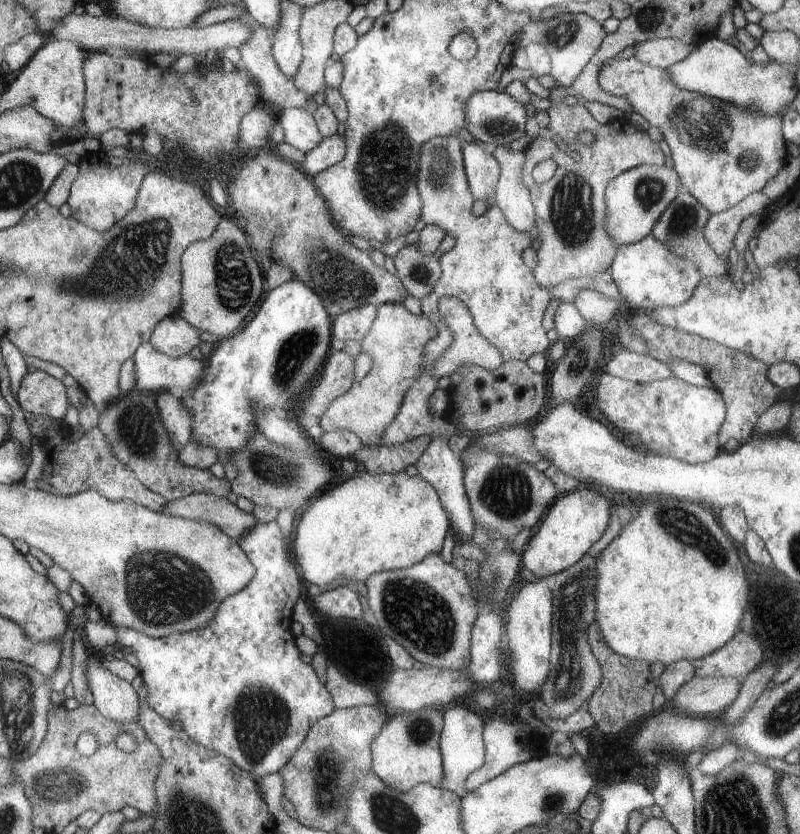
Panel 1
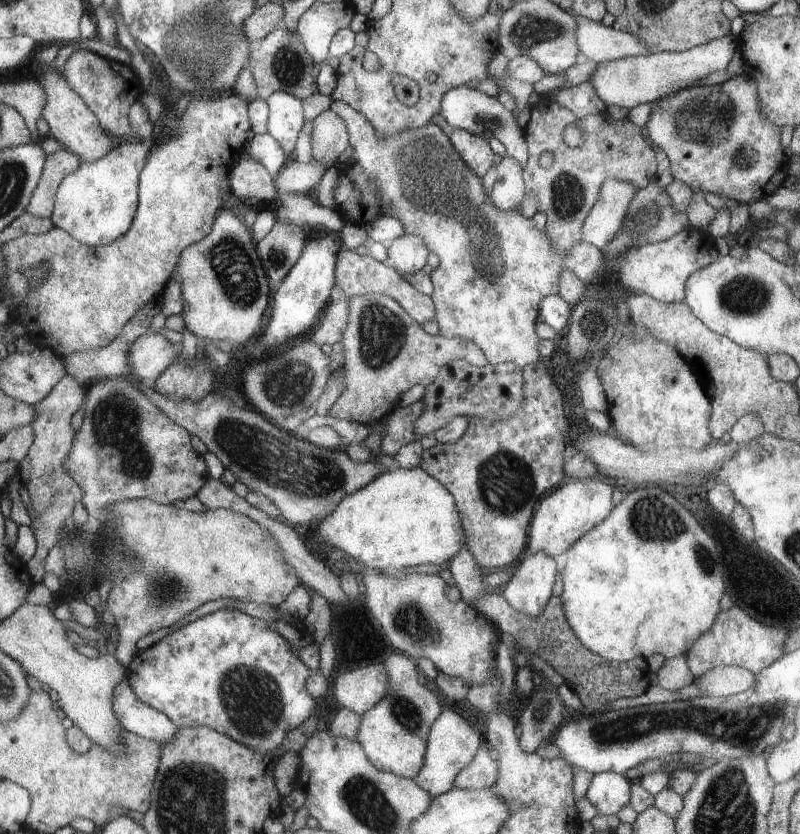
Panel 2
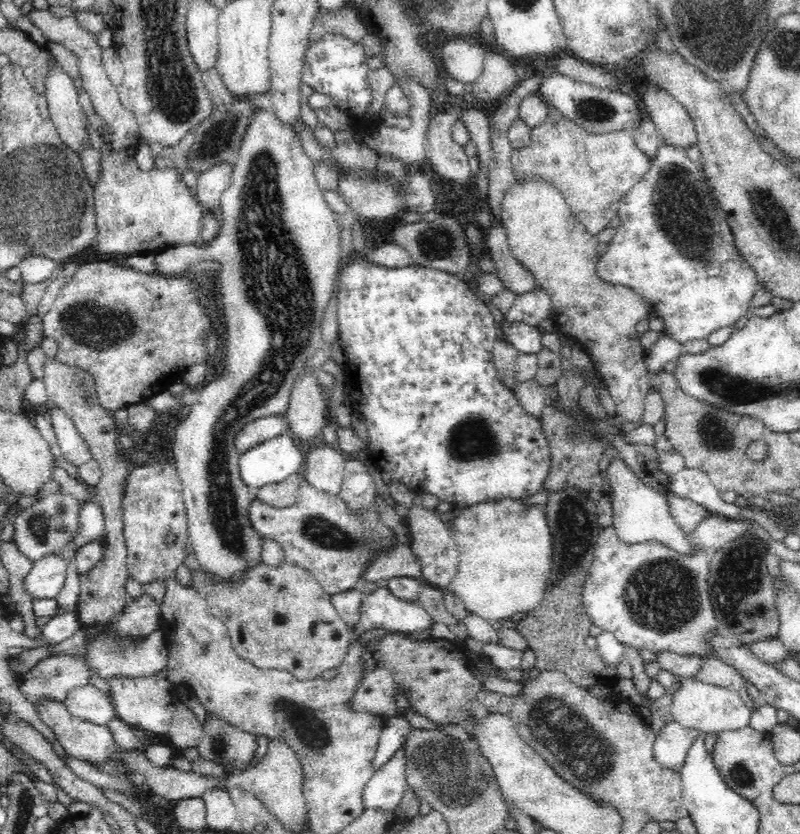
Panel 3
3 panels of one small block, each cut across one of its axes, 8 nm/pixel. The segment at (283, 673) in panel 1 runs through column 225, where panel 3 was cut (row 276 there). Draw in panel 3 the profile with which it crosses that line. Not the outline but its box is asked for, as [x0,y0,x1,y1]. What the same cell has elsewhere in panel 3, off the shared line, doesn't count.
[598,144,762,344]

